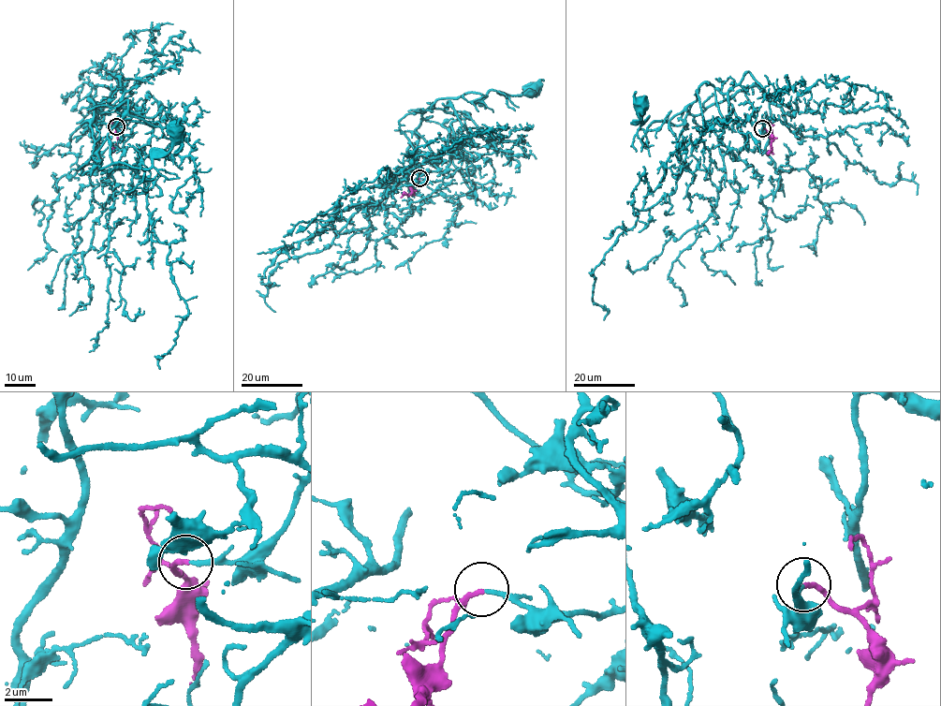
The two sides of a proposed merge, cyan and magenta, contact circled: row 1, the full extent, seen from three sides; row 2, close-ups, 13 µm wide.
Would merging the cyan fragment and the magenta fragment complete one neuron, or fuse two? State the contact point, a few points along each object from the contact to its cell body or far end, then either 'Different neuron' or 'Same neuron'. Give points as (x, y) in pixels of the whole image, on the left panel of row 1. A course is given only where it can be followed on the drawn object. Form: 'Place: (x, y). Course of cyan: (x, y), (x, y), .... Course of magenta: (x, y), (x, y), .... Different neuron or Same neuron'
Place: (116, 126). Course of cyan: (117, 126), (135, 113), (94, 110), (92, 153), (99, 169), (122, 163), (148, 169), (170, 149), (175, 129). Course of magenta: (116, 126), (118, 141), (111, 149). Same neuron

